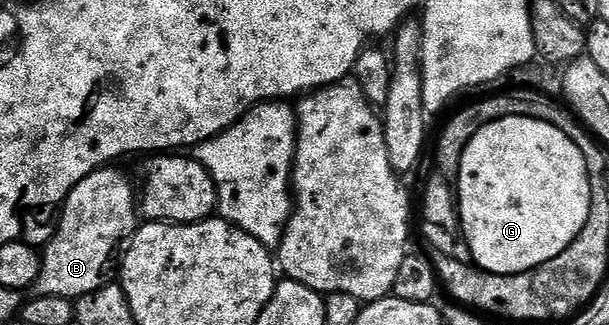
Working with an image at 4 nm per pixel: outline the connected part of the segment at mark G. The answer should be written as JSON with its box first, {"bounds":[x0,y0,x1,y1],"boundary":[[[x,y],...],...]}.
{"bounds":[458,118,592,276],"boundary":[[[502,118],[489,124],[480,124],[476,128],[474,138],[466,146],[466,150],[460,159],[460,174],[458,177],[458,215],[460,227],[464,230],[464,236],[468,239],[468,251],[474,264],[483,272],[490,272],[494,275],[512,276],[529,272],[532,269],[558,258],[567,248],[575,245],[580,232],[586,226],[586,222],[592,215],[592,183],[588,181],[590,163],[584,157],[584,152],[559,128],[552,124],[551,119],[535,120],[534,118]]]}

